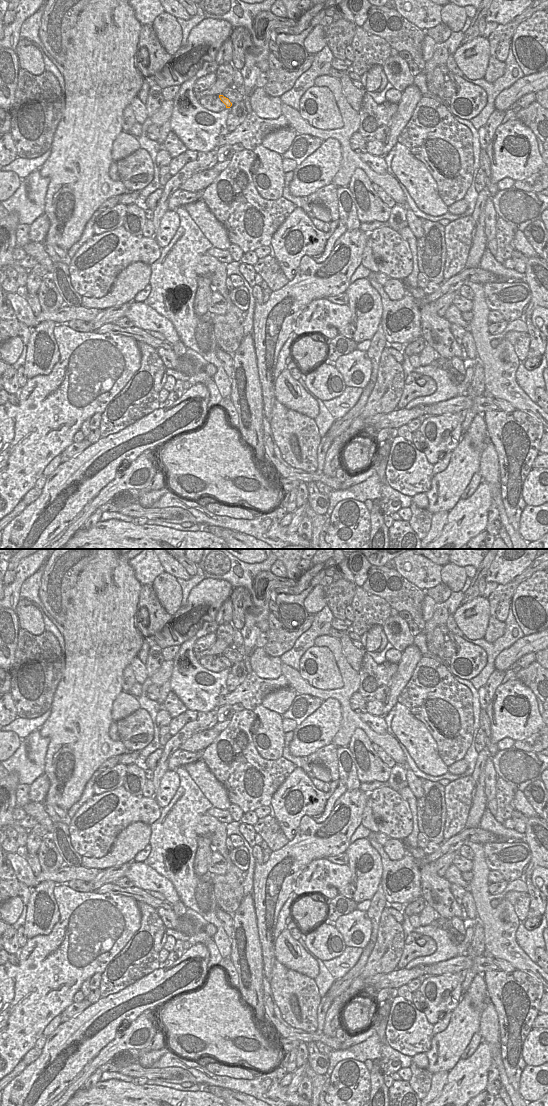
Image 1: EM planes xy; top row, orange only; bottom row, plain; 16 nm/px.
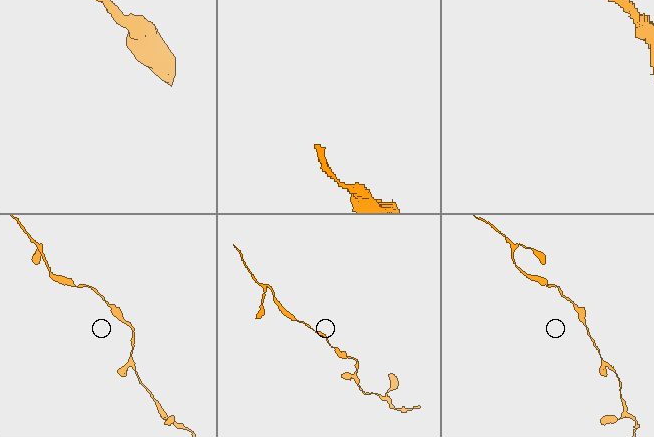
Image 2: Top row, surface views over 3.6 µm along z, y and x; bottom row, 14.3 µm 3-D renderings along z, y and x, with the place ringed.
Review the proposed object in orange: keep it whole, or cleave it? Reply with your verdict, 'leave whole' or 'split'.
leave whole

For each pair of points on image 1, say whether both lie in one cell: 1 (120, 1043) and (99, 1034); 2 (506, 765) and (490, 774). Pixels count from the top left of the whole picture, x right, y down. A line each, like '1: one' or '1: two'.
1: two
2: two

